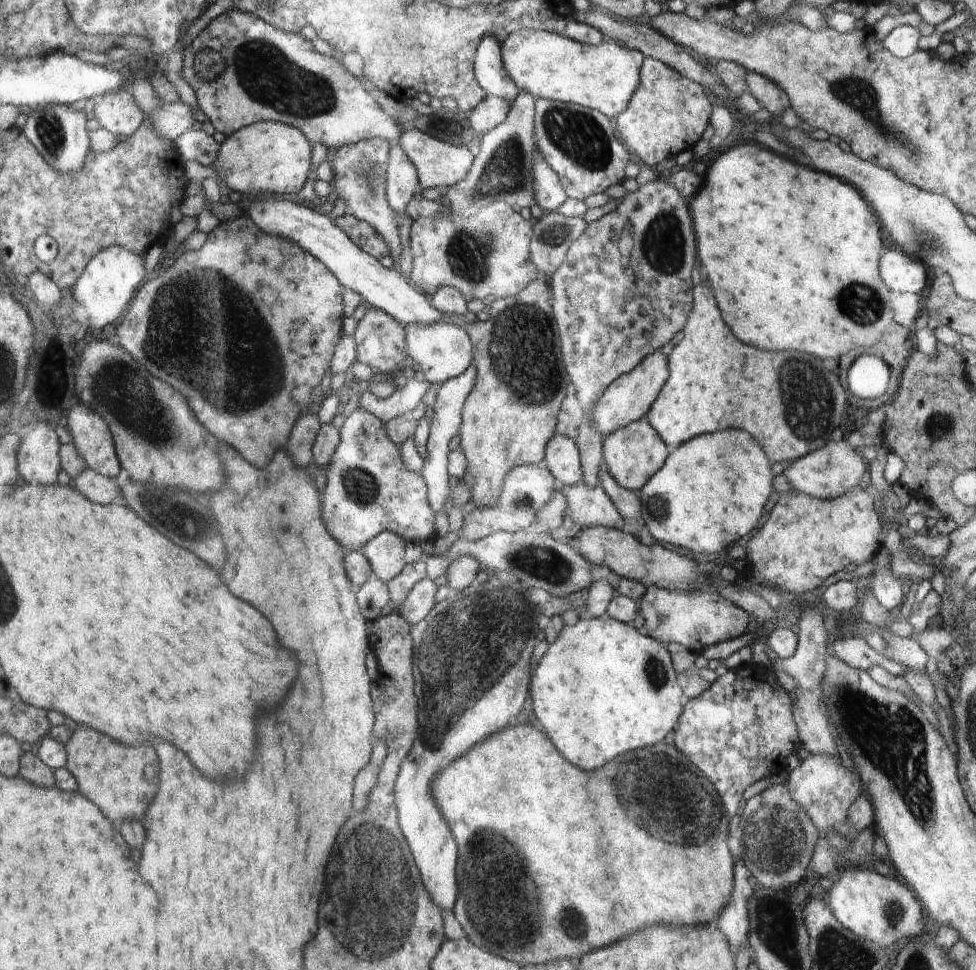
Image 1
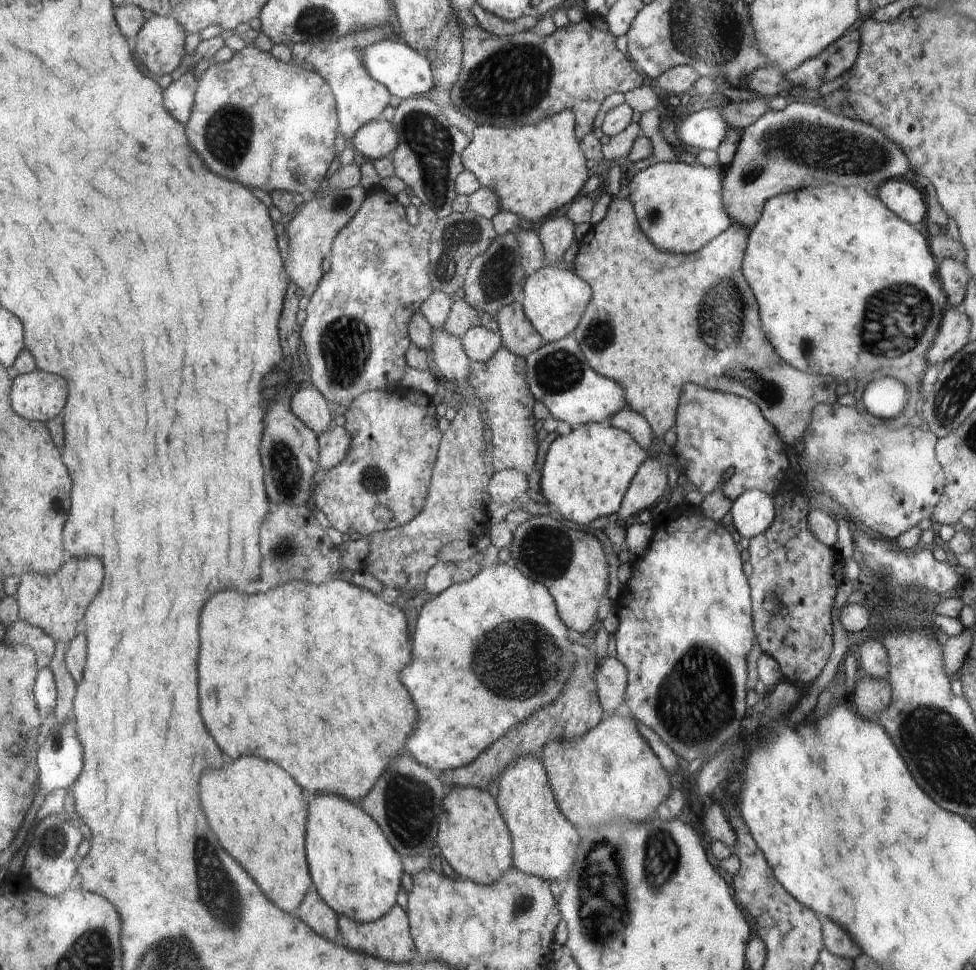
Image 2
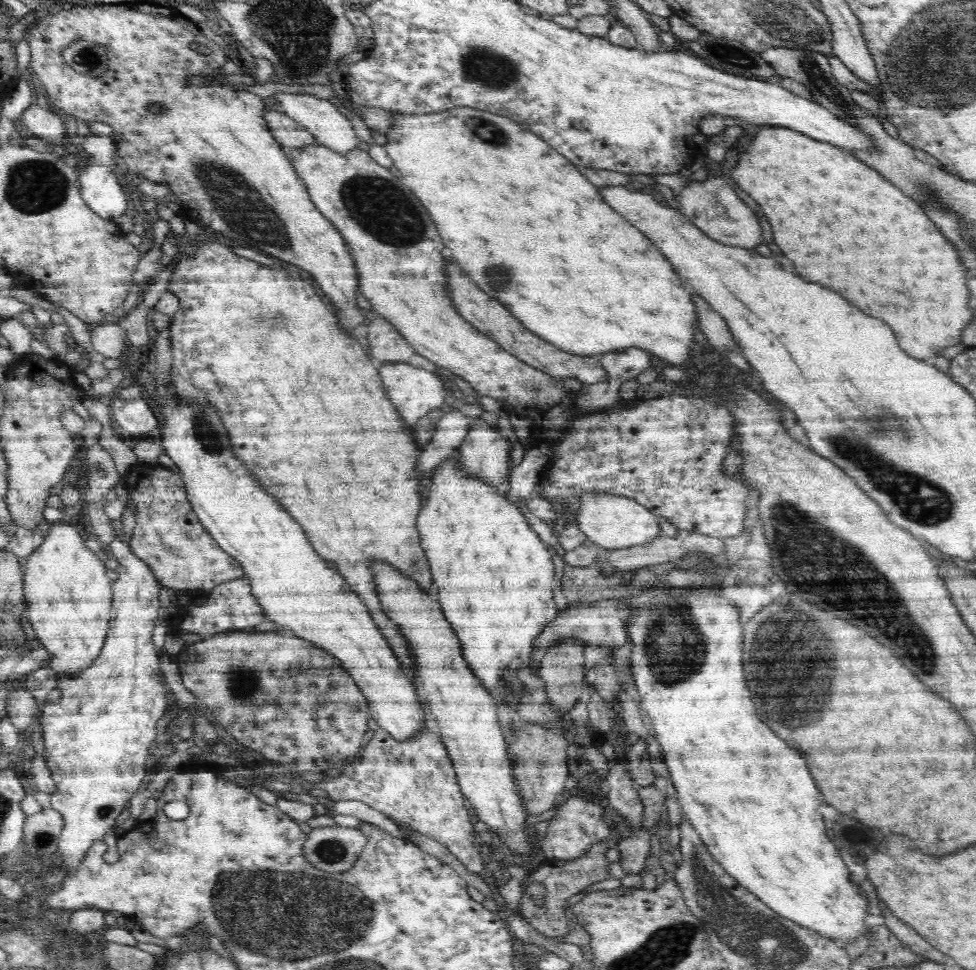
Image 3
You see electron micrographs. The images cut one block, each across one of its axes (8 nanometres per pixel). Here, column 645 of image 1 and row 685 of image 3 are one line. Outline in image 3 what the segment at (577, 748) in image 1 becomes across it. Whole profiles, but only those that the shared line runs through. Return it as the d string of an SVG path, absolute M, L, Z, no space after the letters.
M700 568L700 570L672 570L668 574L663 574L660 578L660 584L648 590L648 596L642 606L638 606L634 610L634 616L626 620L626 631L630 634L634 648L632 648L632 656L629 658L629 667L631 668L631 676L633 676L636 685L639 701L646 716L650 719L654 734L662 746L663 762L668 767L674 789L677 792L676 800L680 801L680 808L685 813L686 819L690 825L694 827L703 844L708 848L708 851L718 861L722 867L730 873L740 886L744 886L748 891L753 892L761 901L764 901L768 907L774 909L778 915L792 921L796 921L798 925L804 925L816 932L816 934L830 939L830 941L838 942L839 945L848 942L856 941L862 934L866 938L870 928L864 925L864 917L868 914L868 901L863 890L859 886L855 886L851 882L851 873L846 870L846 864L842 862L836 846L828 840L826 836L826 828L824 828L824 820L822 816L816 812L818 804L820 804L820 792L816 790L816 784L806 768L804 758L790 748L782 738L778 738L764 722L758 720L756 716L756 708L752 704L750 698L750 690L746 686L746 678L744 678L744 666L742 666L742 624L740 624L740 612L734 606L732 600L724 598L724 596L710 596L704 592L710 592L714 586L714 576L716 570L712 568Z

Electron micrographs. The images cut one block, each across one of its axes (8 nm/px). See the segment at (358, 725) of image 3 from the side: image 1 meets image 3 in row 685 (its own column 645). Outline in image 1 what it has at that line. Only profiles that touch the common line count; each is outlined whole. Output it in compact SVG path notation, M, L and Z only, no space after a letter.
M658 176L655 181L639 186L638 190L634 190L634 192L627 192L622 198L622 203L616 210L605 214L598 220L587 223L586 230L582 232L578 240L570 245L562 266L552 274L549 280L549 285L554 286L553 317L560 320L560 322L556 322L556 326L558 326L558 338L560 338L560 348L562 348L560 350L562 360L564 360L564 366L568 370L569 378L573 379L576 398L584 414L579 425L578 437L575 438L575 442L580 448L581 463L585 471L584 482L588 486L597 487L600 487L600 474L606 468L604 442L601 440L601 434L598 434L598 428L594 426L593 421L594 408L597 402L618 377L632 372L649 354L654 353L656 348L664 346L678 330L685 329L695 305L693 290L690 290L690 270L694 268L694 260L696 260L696 236L694 236L694 230L692 230L692 216L690 216L690 210L686 206L685 198L682 198L679 190L674 190L674 186L670 186L670 183L665 181L665 176Z

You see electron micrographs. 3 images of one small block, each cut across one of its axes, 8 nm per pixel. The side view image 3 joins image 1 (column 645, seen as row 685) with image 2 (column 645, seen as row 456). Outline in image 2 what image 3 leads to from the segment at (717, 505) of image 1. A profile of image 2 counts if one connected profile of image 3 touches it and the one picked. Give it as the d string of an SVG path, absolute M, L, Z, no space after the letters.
M600 423L578 425L567 436L559 435L546 453L541 470L541 489L560 519L588 525L596 518L612 516L624 502L630 481L650 456L628 432Z

